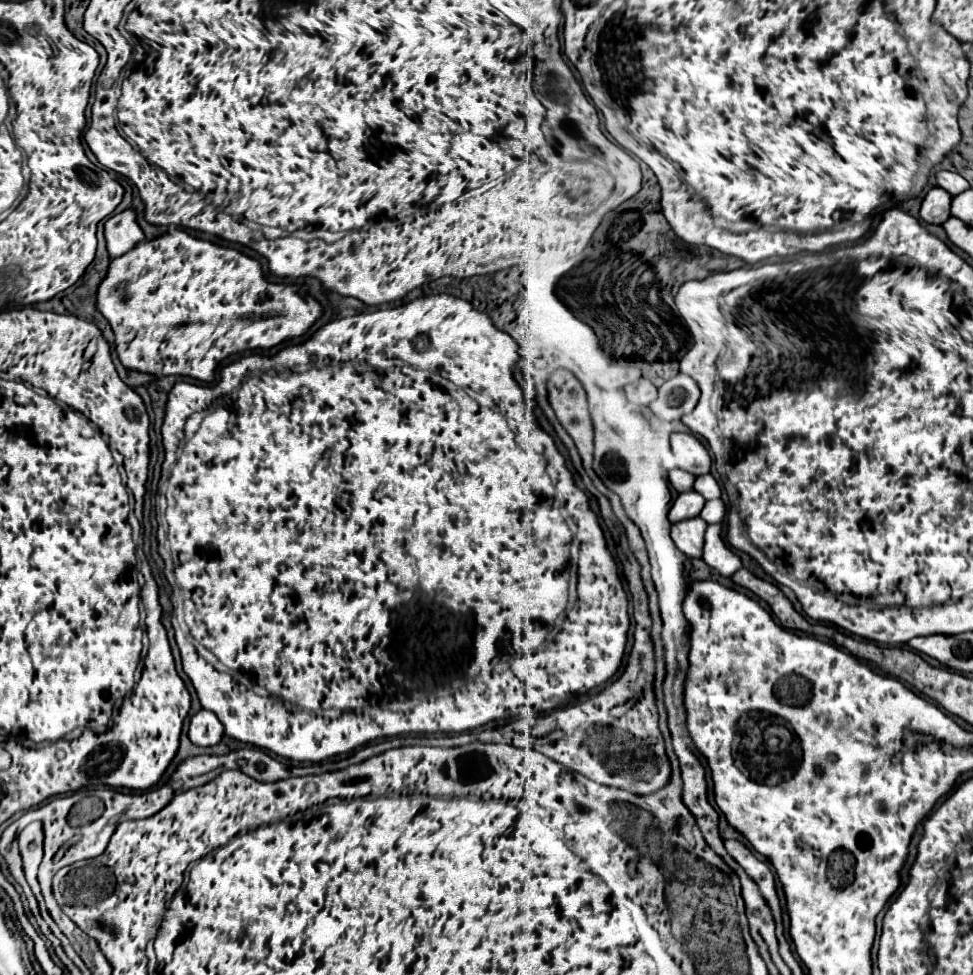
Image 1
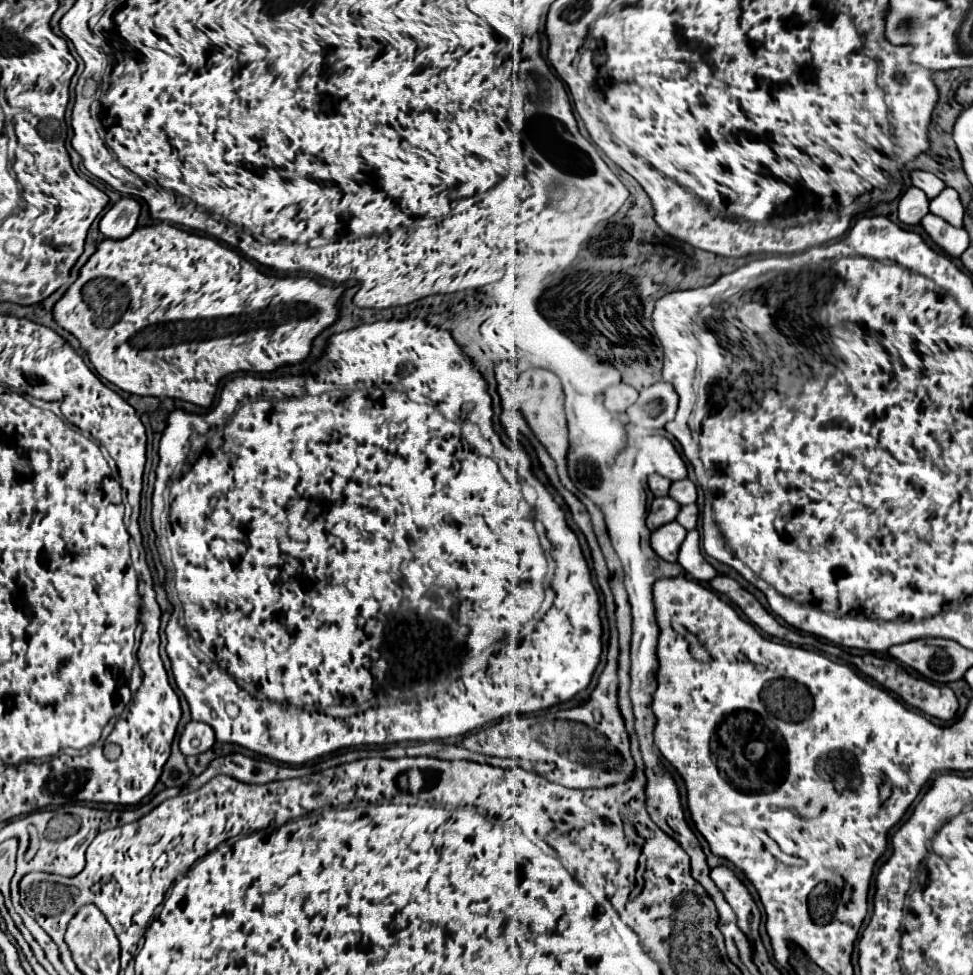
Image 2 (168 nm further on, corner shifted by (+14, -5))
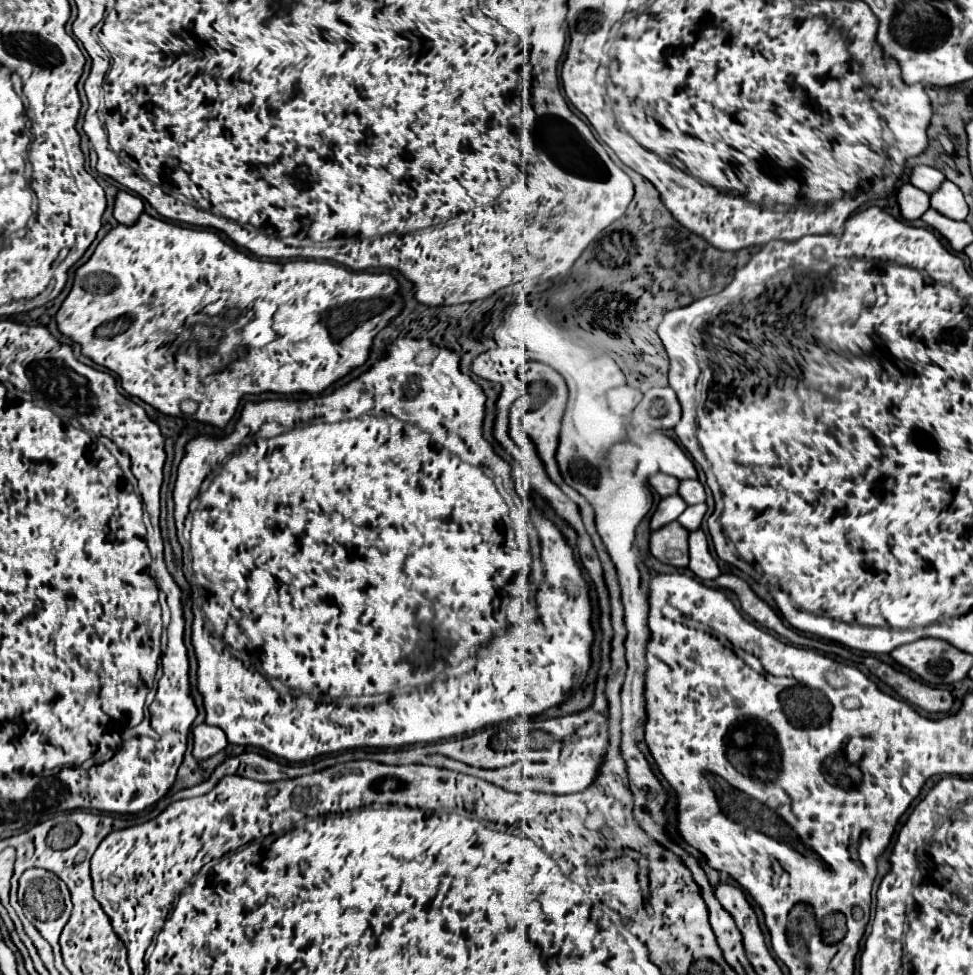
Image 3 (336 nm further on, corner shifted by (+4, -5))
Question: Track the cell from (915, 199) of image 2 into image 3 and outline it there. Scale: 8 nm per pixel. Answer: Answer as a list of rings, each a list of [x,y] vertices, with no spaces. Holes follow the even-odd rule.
[[[905,183],[897,191],[897,203],[899,203],[901,215],[907,221],[913,221],[913,219],[919,219],[929,209],[929,195],[925,191],[919,191],[911,183]]]

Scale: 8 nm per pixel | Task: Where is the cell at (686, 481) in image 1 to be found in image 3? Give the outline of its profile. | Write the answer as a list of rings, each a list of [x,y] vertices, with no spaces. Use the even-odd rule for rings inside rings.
[[[655,473],[649,477],[649,485],[661,495],[661,497],[669,497],[675,495],[679,489],[679,479],[665,475],[665,473]]]

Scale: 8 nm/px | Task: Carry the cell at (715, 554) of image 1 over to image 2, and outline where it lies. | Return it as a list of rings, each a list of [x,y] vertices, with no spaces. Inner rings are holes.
[[[693,529],[687,533],[681,551],[679,551],[679,565],[697,581],[711,581],[717,577],[717,571],[705,561],[699,549],[699,531]]]

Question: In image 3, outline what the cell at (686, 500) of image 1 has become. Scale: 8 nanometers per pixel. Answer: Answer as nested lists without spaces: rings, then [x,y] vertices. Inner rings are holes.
[[[671,495],[671,497],[661,499],[657,505],[657,511],[651,517],[651,529],[655,531],[655,529],[661,529],[663,525],[675,521],[685,509],[687,509],[687,503],[679,495]]]

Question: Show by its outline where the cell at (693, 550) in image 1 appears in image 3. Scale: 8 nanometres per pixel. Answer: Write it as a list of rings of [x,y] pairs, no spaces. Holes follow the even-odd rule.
[[[673,521],[671,525],[665,525],[663,529],[651,533],[651,541],[649,541],[651,555],[657,557],[661,563],[673,567],[687,567],[689,565],[687,537],[689,531],[683,529],[677,521]]]

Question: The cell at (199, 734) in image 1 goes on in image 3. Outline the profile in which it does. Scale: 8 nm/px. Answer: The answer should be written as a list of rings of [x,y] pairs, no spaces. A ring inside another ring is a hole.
[[[201,723],[193,729],[195,741],[193,741],[193,755],[197,759],[209,759],[215,753],[223,751],[227,747],[227,735],[219,727],[211,727],[207,723]]]

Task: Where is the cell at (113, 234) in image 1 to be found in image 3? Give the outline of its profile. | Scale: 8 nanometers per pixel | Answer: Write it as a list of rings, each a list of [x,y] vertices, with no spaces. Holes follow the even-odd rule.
[[[119,191],[115,197],[115,219],[123,225],[133,225],[135,219],[139,219],[139,215],[143,213],[143,201],[129,193],[129,191]]]

